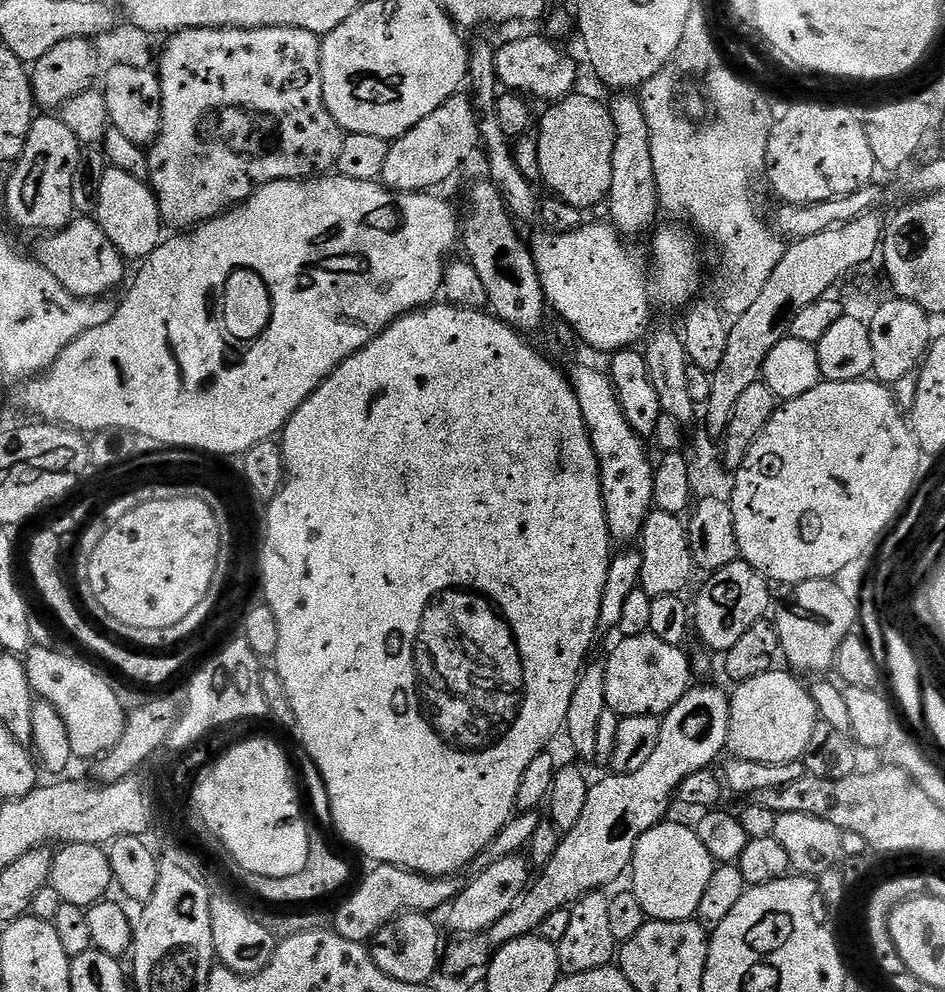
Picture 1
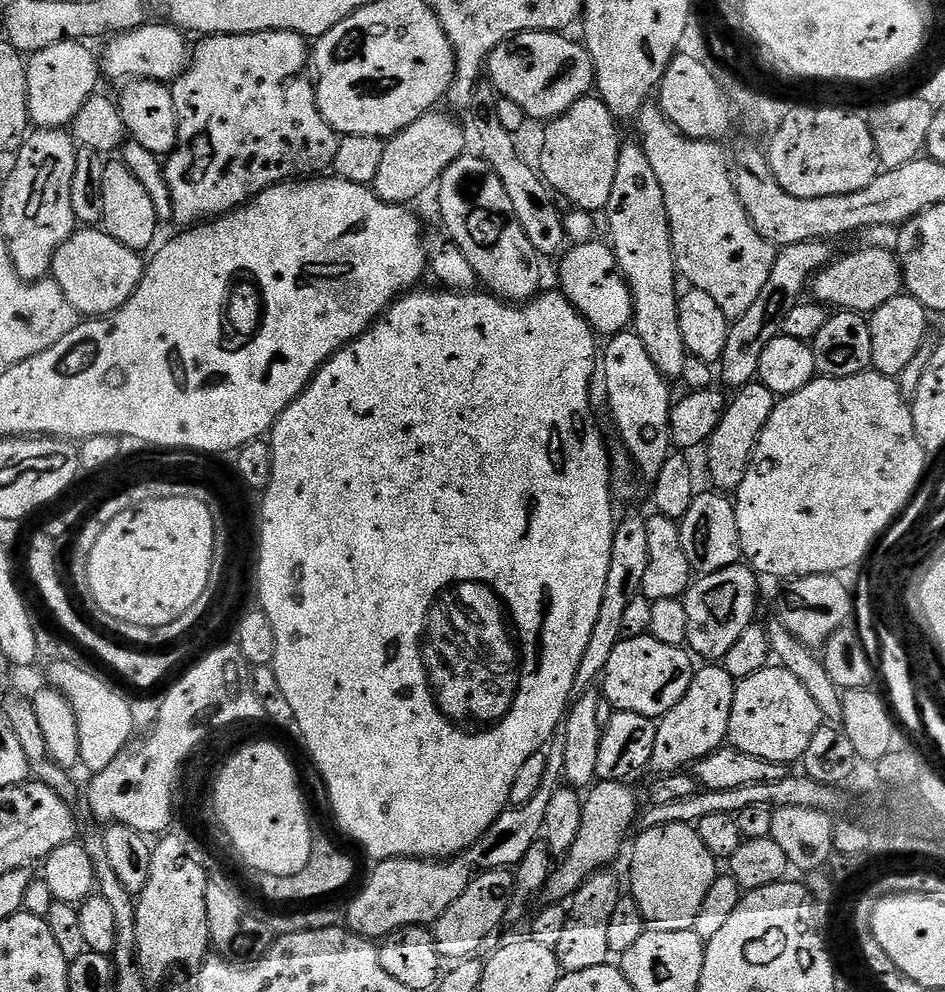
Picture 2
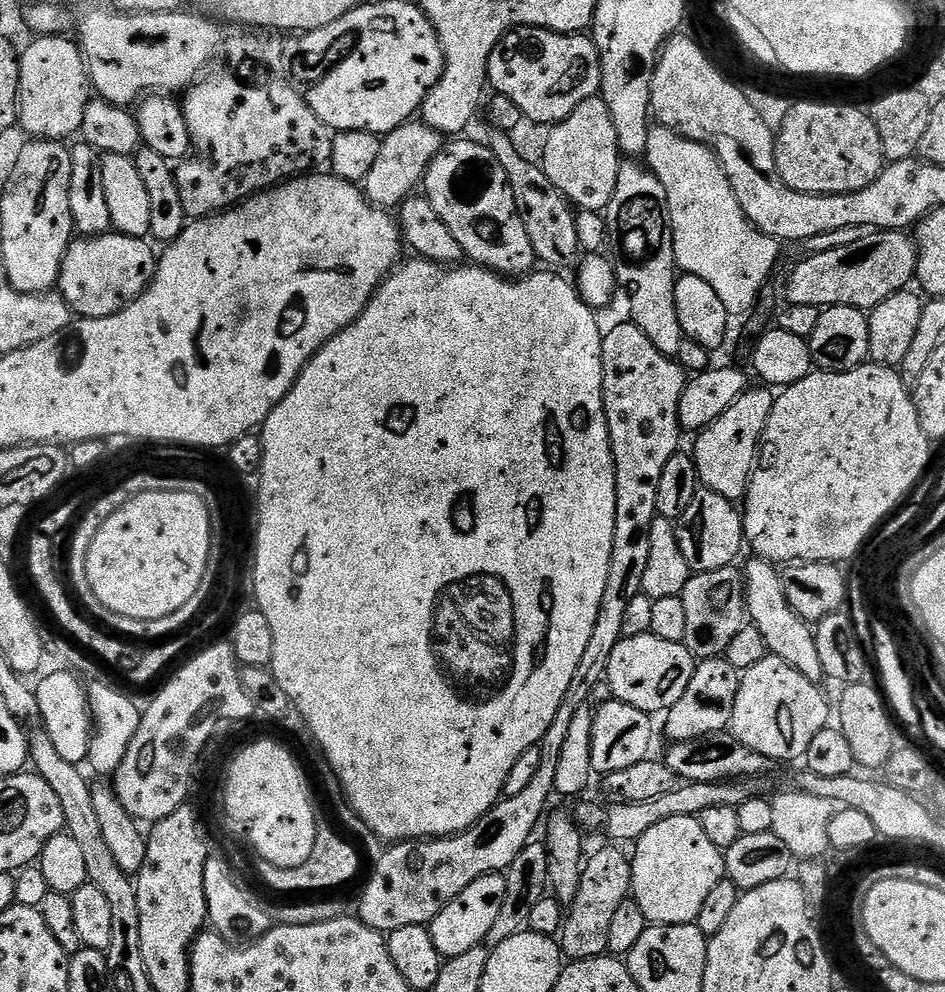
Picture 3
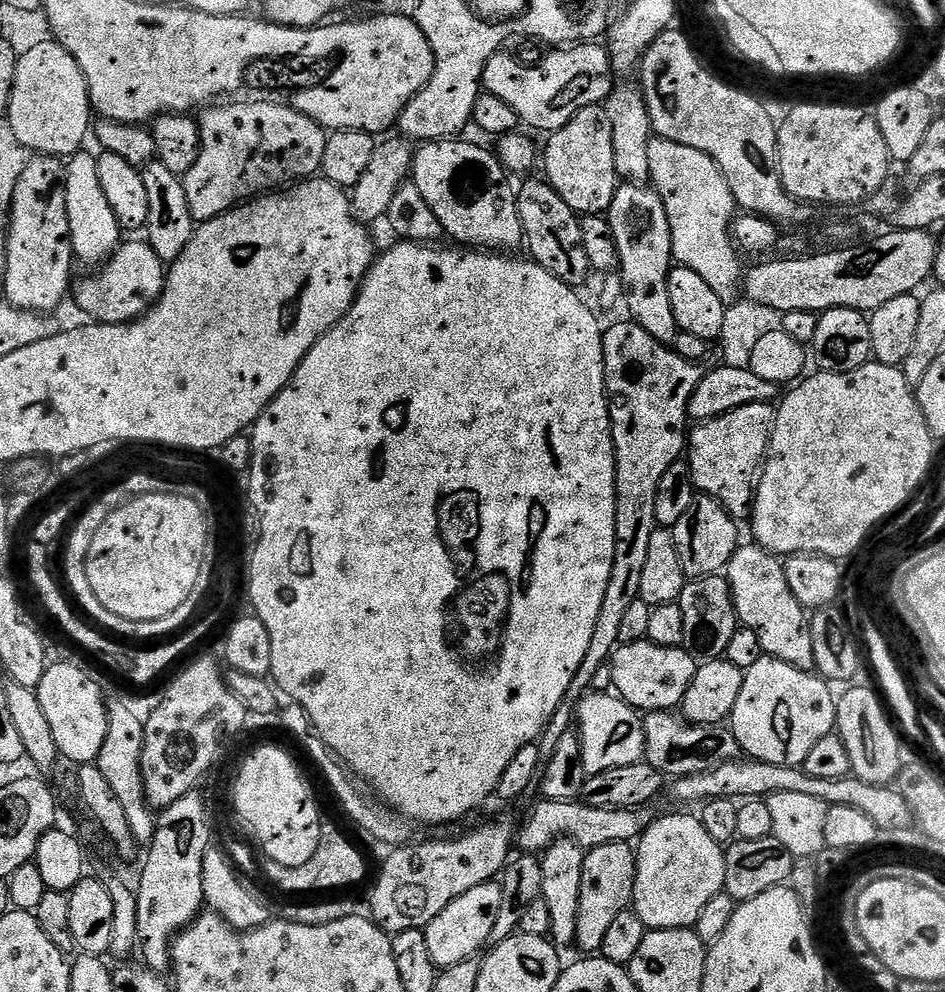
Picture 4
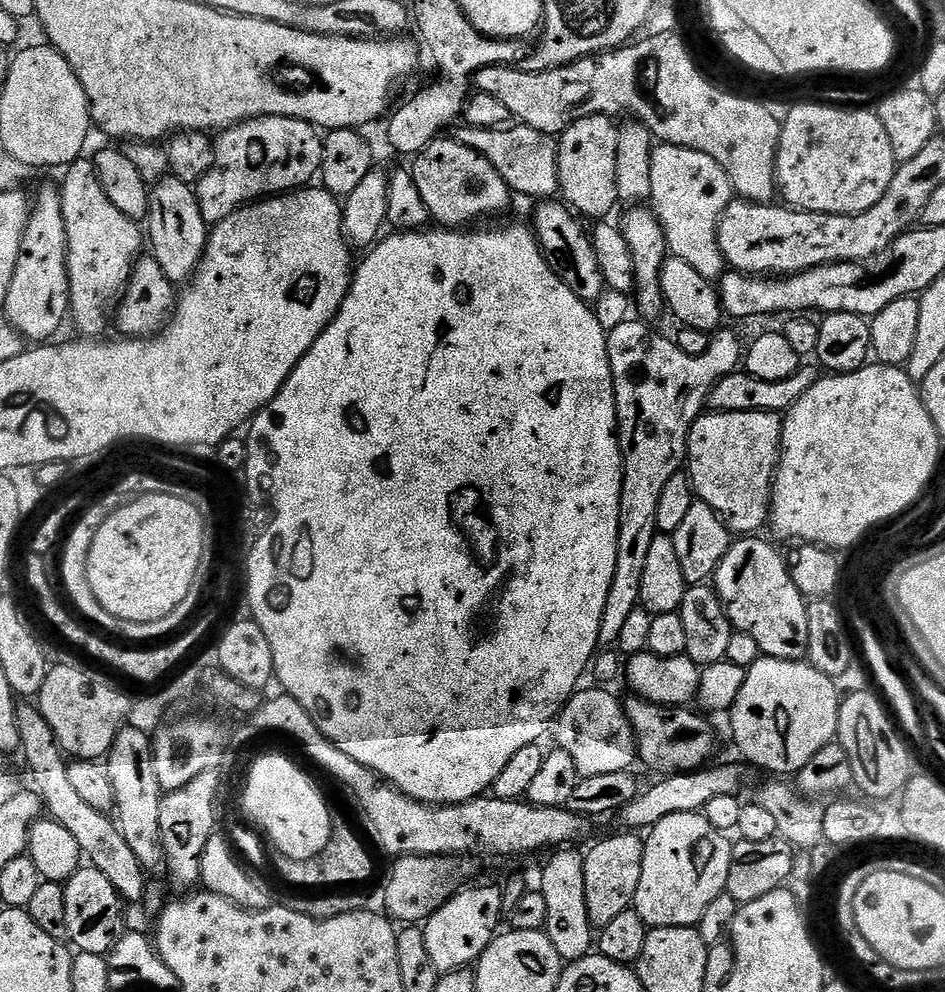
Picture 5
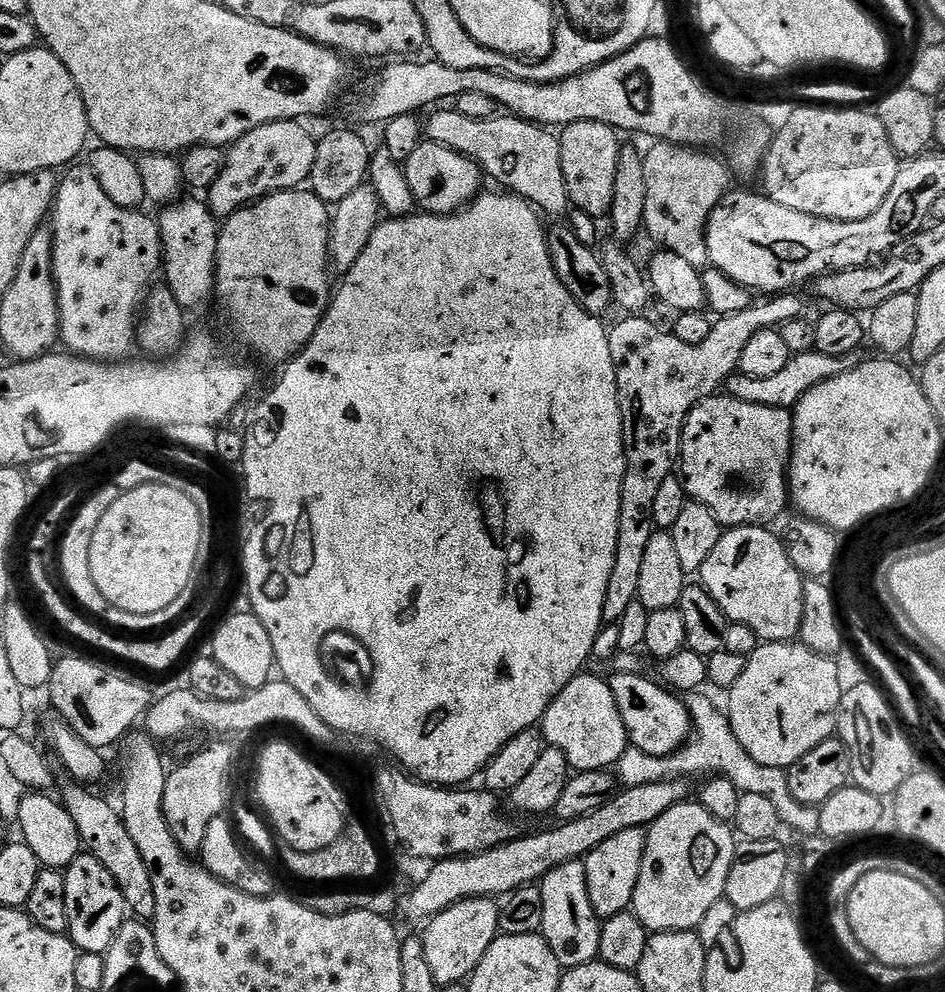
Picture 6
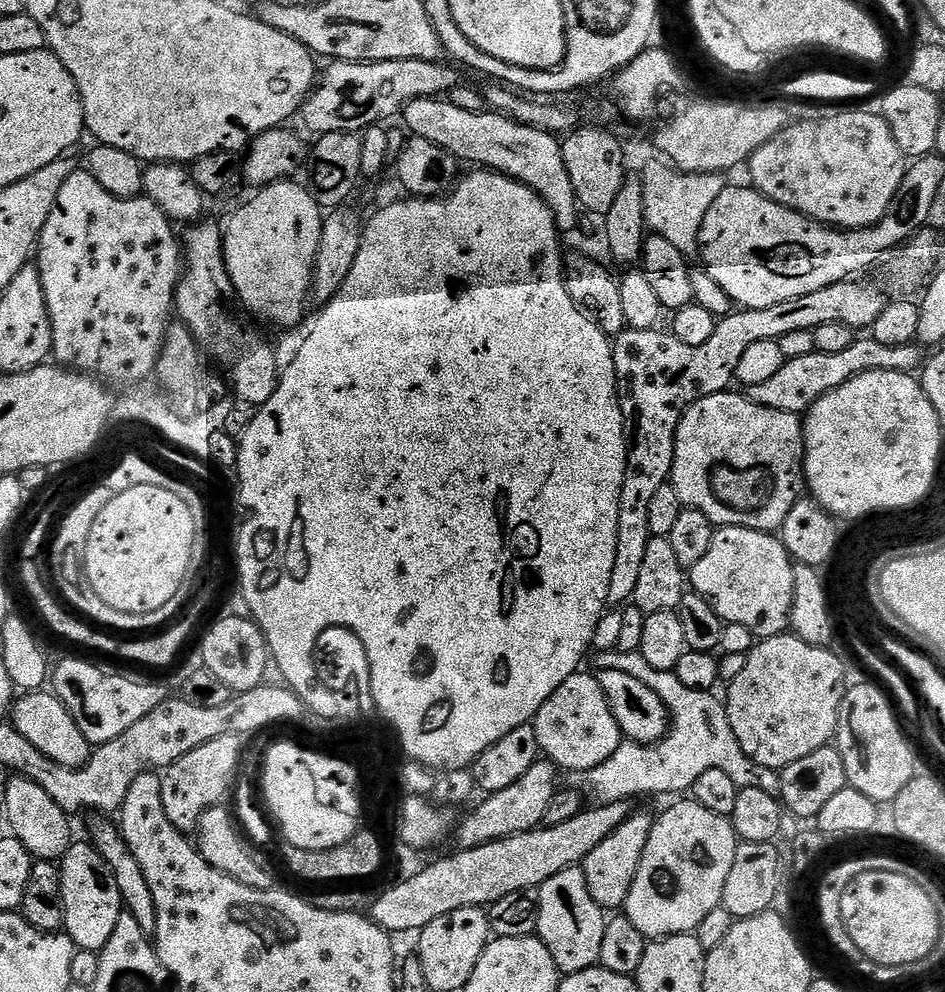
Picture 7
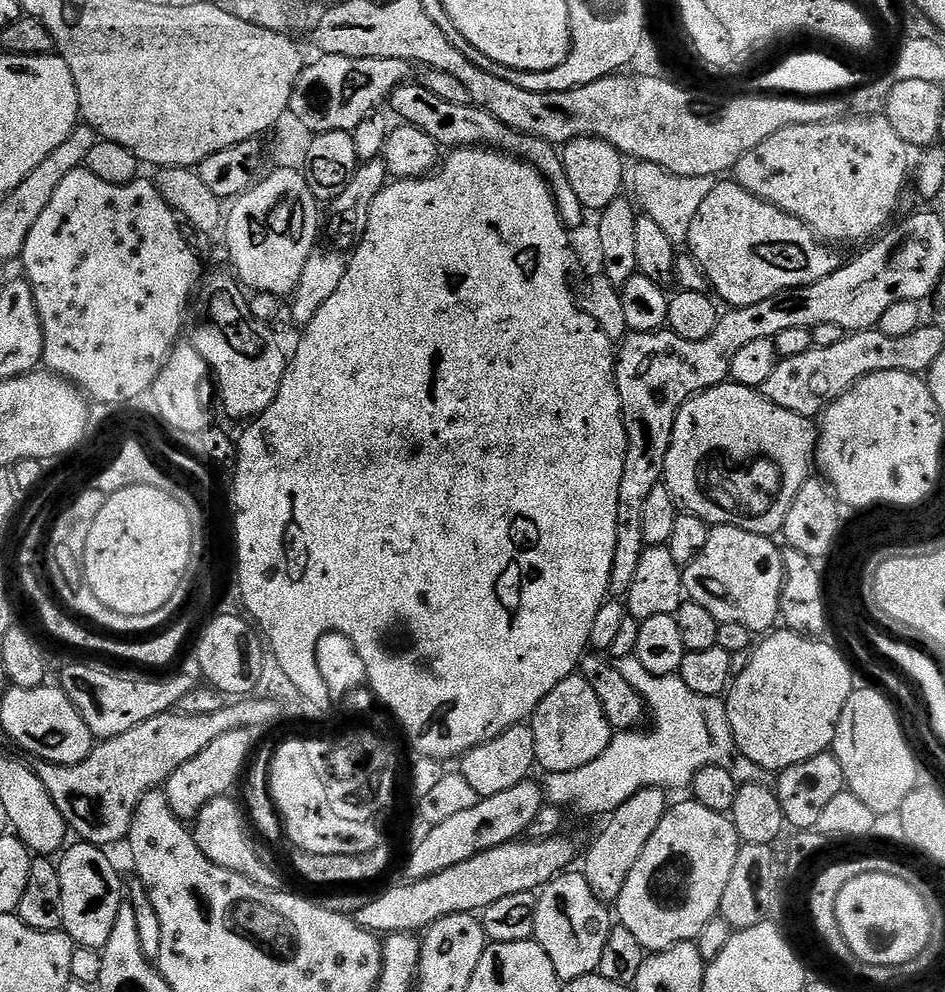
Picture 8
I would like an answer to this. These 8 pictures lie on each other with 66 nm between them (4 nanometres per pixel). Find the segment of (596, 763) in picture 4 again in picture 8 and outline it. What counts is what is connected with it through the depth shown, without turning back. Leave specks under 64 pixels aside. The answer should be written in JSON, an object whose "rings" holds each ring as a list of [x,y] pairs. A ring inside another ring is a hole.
{"rings":[[[579,674],[566,677],[536,707],[530,717],[530,727],[534,734],[534,754],[536,762],[545,773],[573,772],[590,762],[594,762],[612,741],[614,729],[594,694],[594,686]]]}

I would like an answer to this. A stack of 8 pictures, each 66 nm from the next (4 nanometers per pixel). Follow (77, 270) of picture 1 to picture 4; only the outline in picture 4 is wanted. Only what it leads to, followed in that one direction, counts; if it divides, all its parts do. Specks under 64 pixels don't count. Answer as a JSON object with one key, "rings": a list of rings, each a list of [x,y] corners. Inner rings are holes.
{"rings":[[[128,238],[93,272],[96,272],[93,276],[85,280],[77,279],[71,285],[71,299],[76,299],[77,306],[88,315],[85,317],[89,321],[98,324],[129,324],[143,316],[159,300],[164,289],[166,262],[154,254],[147,239]]]}

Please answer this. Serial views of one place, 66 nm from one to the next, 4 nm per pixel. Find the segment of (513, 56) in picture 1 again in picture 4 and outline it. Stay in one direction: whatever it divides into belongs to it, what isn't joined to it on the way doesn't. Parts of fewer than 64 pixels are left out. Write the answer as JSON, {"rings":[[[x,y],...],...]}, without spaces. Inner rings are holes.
{"rings":[[[603,43],[560,46],[549,52],[552,53],[542,57],[533,68],[515,60],[508,50],[495,52],[490,62],[486,62],[482,81],[483,91],[502,98],[502,102],[514,110],[521,125],[529,124],[543,134],[557,132],[578,110],[586,110],[586,106],[603,105],[614,87],[612,58]]]}

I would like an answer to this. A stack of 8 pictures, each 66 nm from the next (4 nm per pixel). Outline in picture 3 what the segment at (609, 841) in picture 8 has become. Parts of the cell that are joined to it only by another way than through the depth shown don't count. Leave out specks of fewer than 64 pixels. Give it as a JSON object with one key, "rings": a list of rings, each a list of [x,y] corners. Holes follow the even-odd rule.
{"rings":[[[608,847],[612,848],[600,848],[583,861],[578,894],[567,909],[564,927],[558,936],[563,955],[569,961],[594,958],[608,952],[610,922],[614,919],[618,906],[629,899],[632,891],[631,859],[627,855],[623,856],[619,847]]]}

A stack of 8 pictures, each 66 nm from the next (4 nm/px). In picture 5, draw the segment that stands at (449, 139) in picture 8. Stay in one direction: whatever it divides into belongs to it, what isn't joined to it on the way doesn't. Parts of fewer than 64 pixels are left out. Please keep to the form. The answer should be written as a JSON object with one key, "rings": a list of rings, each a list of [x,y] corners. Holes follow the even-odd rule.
{"rings":[[[512,124],[494,130],[461,128],[454,138],[460,144],[482,154],[517,195],[524,194],[533,200],[551,199],[559,193],[557,141],[549,134],[521,124]]]}

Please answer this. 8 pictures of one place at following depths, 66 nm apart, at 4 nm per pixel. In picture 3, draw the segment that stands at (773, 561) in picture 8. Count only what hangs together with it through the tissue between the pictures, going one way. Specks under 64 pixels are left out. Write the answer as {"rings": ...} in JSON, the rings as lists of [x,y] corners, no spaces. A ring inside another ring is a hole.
{"rings":[[[752,558],[748,568],[743,569],[743,574],[746,616],[751,624],[758,626],[758,630],[762,630],[762,638],[766,638],[769,653],[782,658],[782,662],[794,666],[794,670],[798,670],[802,678],[810,678],[810,682],[823,685],[826,677],[818,655],[818,642],[813,625],[798,614],[794,614],[784,593],[784,581],[777,565]]]}

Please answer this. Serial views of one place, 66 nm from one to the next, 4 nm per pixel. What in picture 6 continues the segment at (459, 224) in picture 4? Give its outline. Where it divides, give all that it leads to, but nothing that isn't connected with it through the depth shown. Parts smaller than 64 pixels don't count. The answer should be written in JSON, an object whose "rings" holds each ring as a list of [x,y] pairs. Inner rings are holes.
{"rings":[[[429,138],[417,144],[416,149],[408,153],[402,167],[415,203],[432,214],[451,212],[467,204],[481,187],[479,184],[482,169],[475,160],[447,148],[446,145],[436,144]]]}

